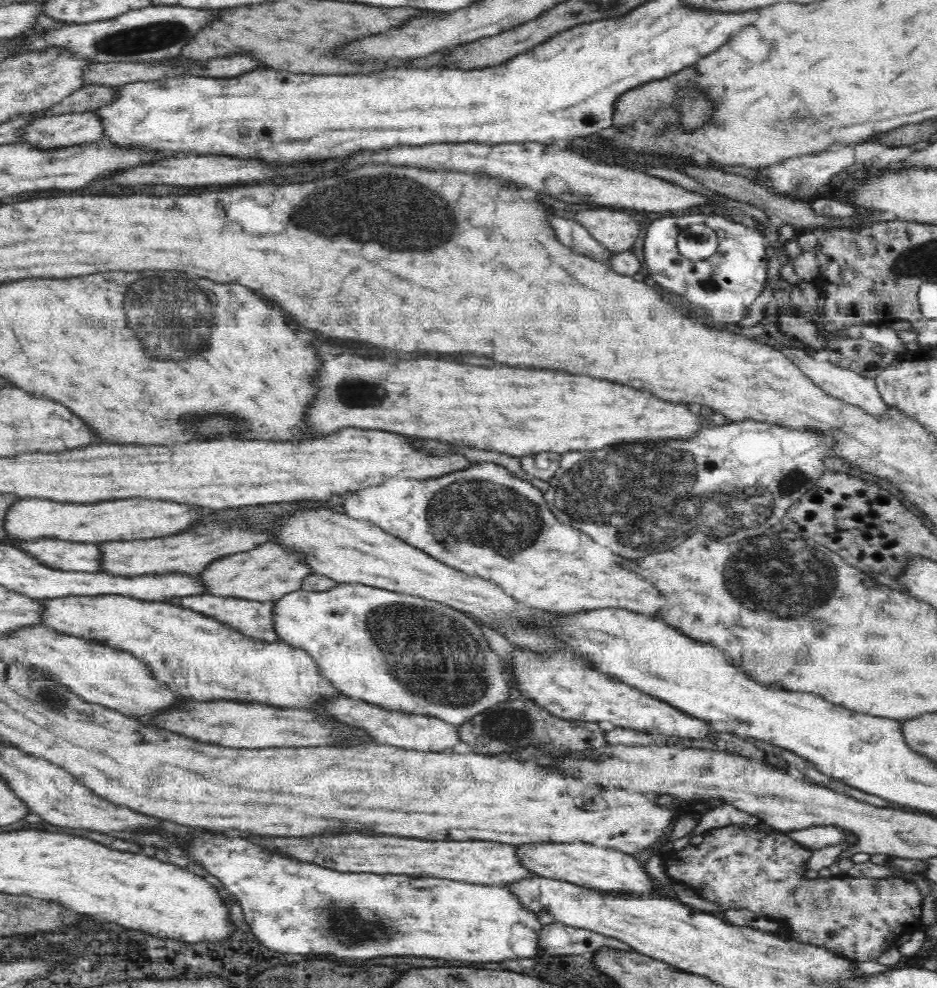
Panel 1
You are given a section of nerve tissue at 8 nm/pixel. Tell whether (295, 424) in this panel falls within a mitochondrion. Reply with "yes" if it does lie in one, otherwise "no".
no

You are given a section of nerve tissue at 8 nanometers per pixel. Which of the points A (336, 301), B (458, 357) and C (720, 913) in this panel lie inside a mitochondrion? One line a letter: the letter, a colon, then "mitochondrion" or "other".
A: mitochondrion
B: other
C: other

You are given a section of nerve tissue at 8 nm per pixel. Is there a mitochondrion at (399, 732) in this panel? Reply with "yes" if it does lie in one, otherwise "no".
no

